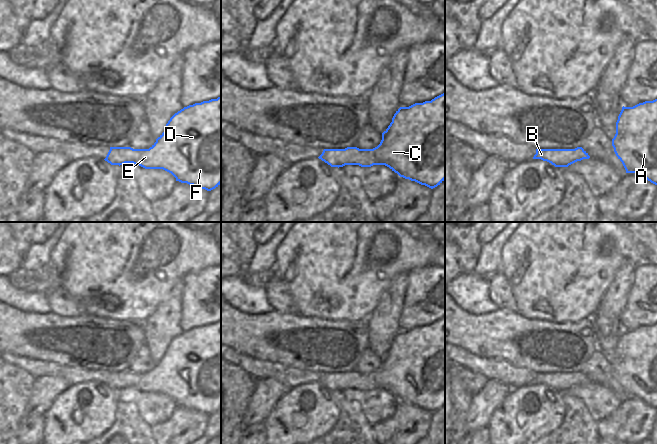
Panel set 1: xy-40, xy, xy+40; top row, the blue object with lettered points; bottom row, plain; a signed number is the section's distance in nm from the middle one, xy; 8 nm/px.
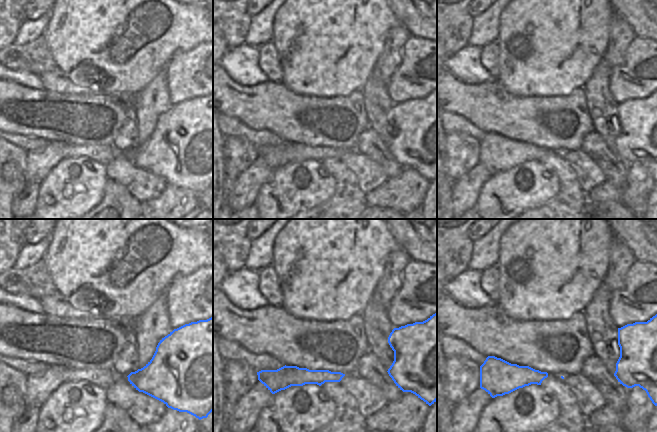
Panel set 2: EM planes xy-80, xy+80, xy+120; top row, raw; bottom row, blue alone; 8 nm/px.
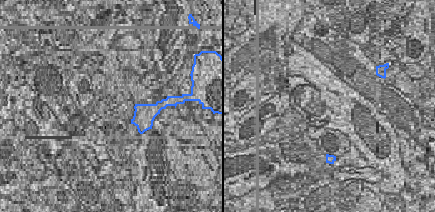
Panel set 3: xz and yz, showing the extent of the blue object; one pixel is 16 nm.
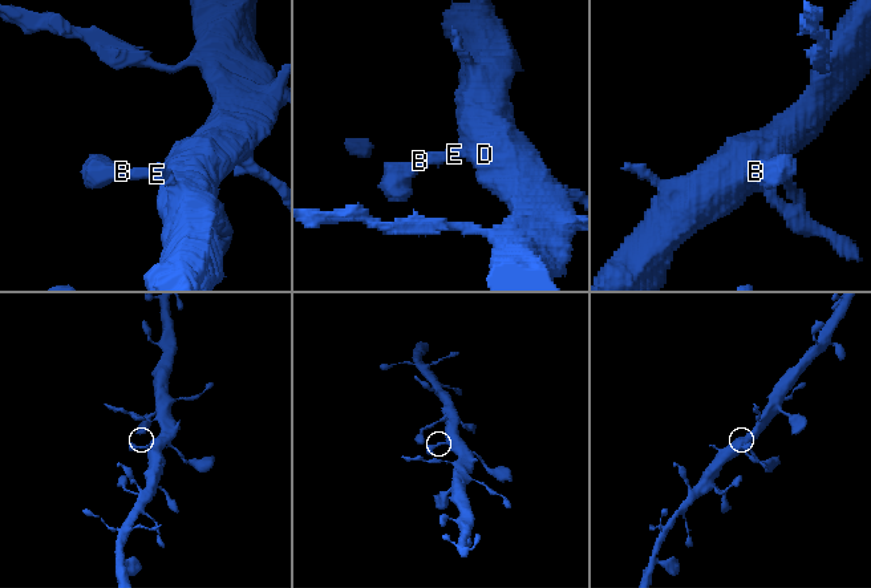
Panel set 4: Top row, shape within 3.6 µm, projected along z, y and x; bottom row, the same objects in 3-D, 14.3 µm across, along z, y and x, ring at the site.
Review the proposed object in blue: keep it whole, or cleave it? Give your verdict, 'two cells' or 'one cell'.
one cell

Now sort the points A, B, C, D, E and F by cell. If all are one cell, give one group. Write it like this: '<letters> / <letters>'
A B C D E F

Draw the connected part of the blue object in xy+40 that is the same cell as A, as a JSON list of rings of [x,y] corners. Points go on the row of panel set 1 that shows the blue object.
[[[657,99],[633,107],[622,107],[612,146],[626,173],[641,175],[657,185]]]

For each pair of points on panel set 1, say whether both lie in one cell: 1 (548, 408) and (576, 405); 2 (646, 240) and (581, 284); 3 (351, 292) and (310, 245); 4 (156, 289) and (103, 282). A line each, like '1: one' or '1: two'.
1: two
2: two
3: one
4: one

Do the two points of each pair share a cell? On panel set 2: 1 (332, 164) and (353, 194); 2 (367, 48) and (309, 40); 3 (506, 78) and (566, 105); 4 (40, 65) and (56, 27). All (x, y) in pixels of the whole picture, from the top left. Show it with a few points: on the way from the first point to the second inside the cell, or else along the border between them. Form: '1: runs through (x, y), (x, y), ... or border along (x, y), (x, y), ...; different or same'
1: runs through (338, 171), (345, 179), (347, 187); same
2: runs through (353, 40), (323, 40); same
3: border along (568, 95), (521, 96); different
4: border along (42, 35), (57, 66); different

